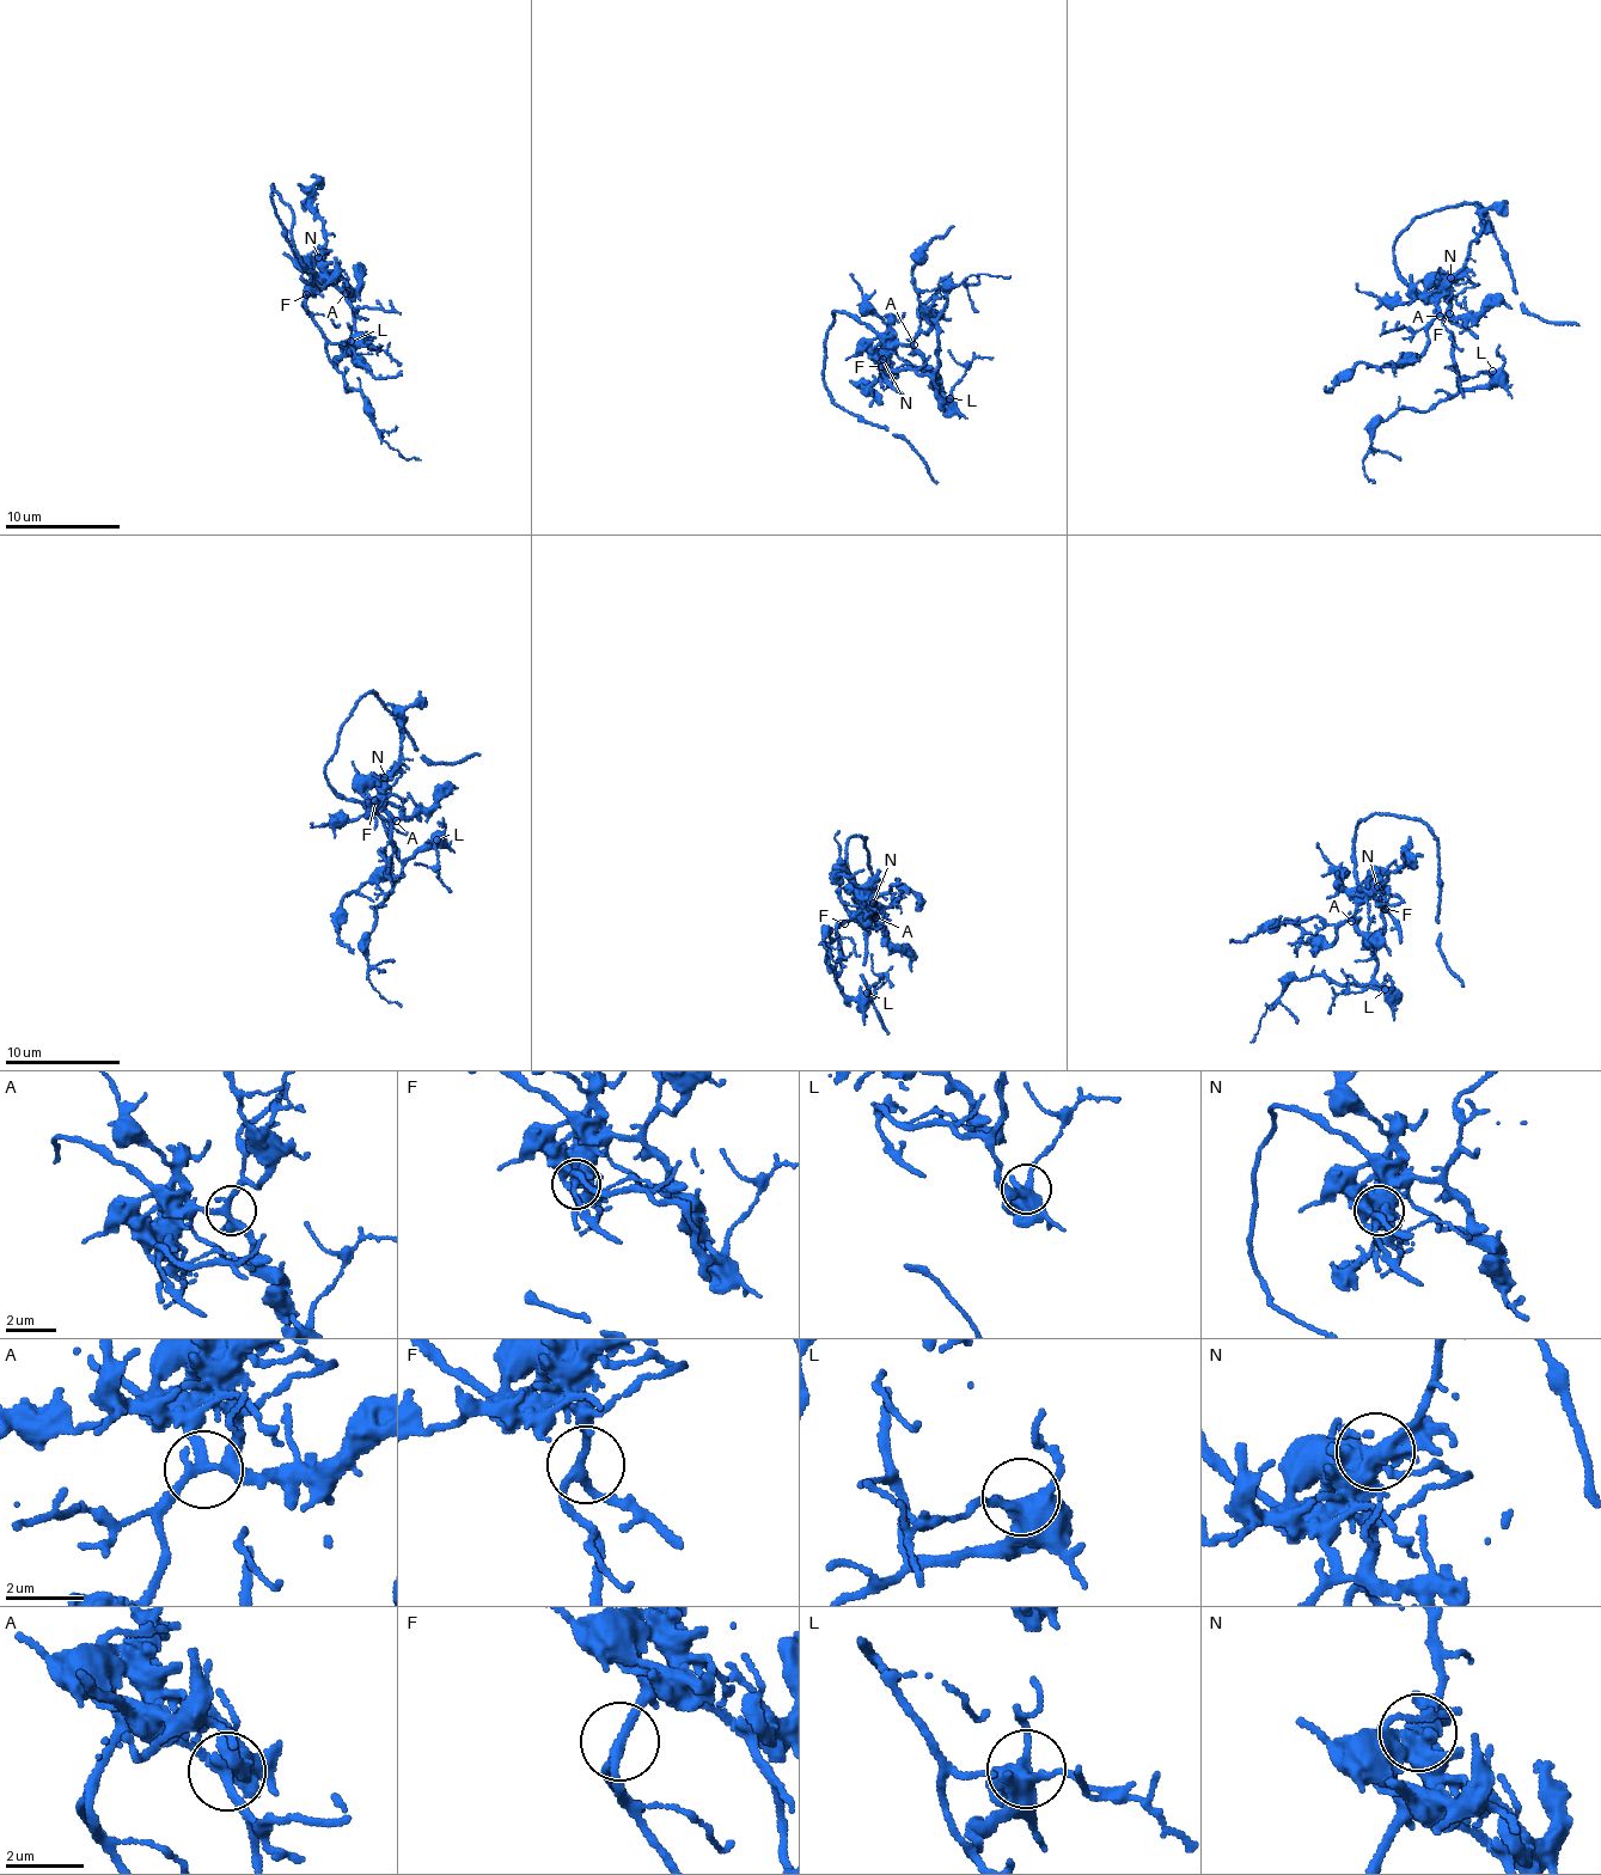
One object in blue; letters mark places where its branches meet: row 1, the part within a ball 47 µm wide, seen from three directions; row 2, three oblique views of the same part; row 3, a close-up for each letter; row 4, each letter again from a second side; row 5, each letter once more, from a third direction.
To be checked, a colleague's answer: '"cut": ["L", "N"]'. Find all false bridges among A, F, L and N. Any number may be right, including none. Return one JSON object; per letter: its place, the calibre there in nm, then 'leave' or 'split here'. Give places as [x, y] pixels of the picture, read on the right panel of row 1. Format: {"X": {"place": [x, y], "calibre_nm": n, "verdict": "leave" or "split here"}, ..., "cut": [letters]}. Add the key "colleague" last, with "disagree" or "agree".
{"A": {"place": [1440, 316], "calibre_nm": 240, "verdict": "leave"}, "F": {"place": [1449, 313], "calibre_nm": 200, "verdict": "leave"}, "L": {"place": [1492, 371], "calibre_nm": 400, "verdict": "leave"}, "N": {"place": [1450, 278], "calibre_nm": 440, "verdict": "split here"}, "cut": ["N"], "colleague": "disagree"}

